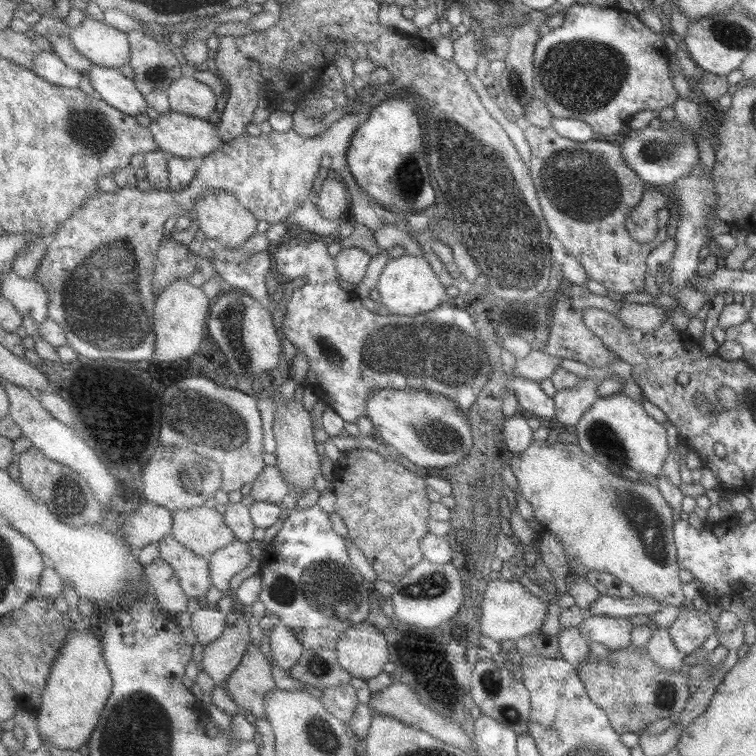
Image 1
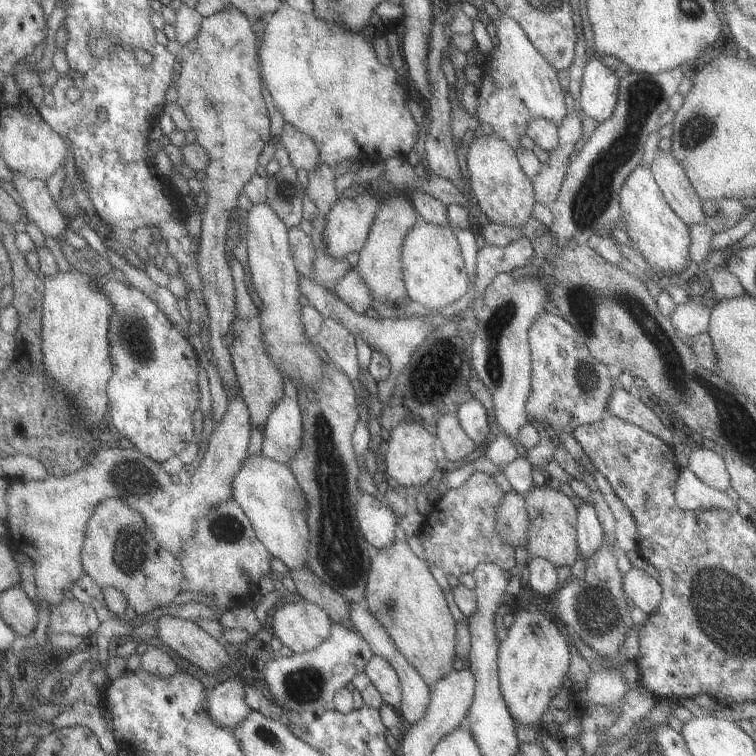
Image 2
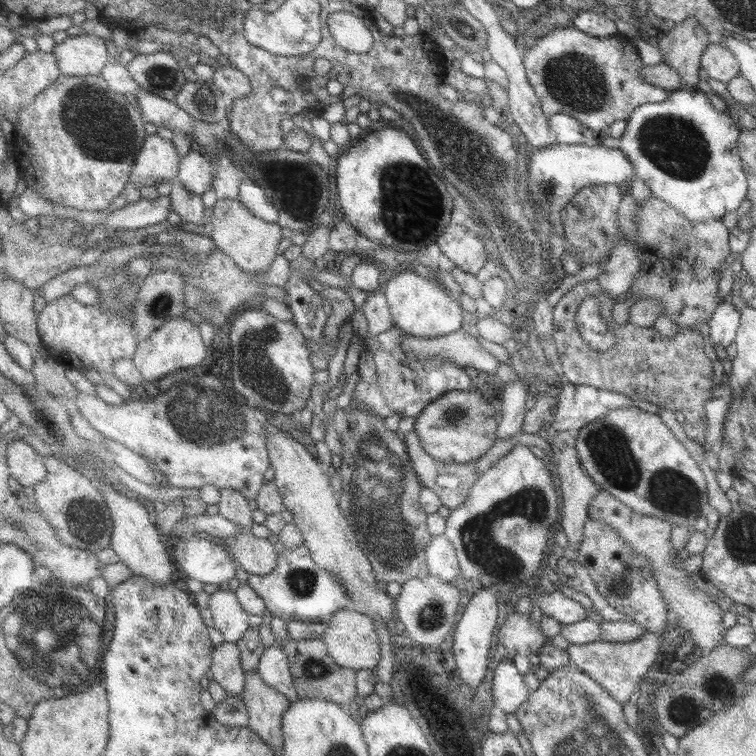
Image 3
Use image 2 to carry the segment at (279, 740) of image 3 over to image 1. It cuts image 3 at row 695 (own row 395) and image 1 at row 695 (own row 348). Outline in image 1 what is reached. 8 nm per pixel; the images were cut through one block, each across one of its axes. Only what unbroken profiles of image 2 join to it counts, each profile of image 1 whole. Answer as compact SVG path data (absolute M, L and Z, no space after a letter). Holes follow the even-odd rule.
M252 643L242 664L227 682L228 692L242 710L253 714L253 719L266 719L266 698L278 689L272 677L273 661L262 652L260 645Z

